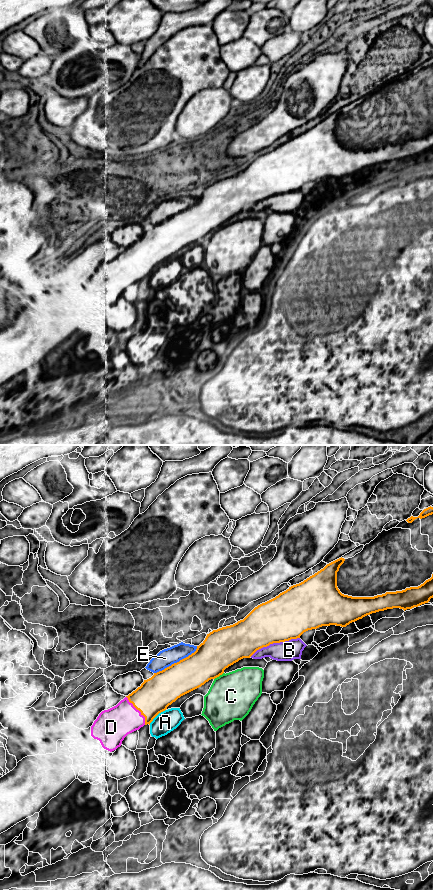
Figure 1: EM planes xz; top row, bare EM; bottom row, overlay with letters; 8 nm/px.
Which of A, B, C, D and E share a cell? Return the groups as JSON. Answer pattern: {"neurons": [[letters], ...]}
{"neurons": [["A"], ["B", "E"], ["C"], ["D"]]}

